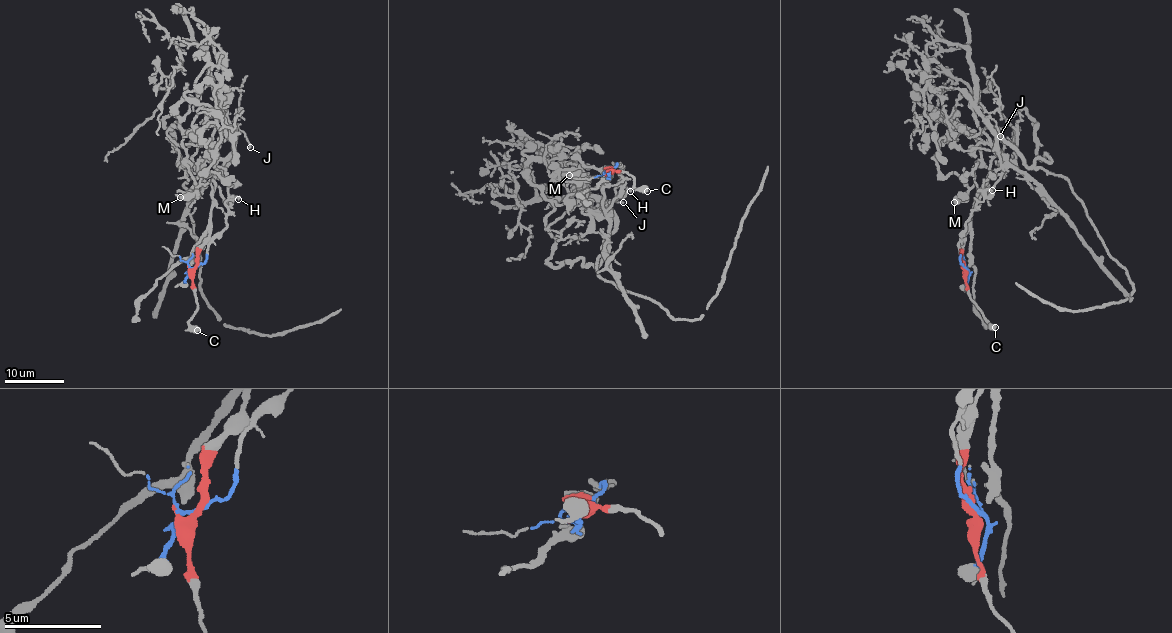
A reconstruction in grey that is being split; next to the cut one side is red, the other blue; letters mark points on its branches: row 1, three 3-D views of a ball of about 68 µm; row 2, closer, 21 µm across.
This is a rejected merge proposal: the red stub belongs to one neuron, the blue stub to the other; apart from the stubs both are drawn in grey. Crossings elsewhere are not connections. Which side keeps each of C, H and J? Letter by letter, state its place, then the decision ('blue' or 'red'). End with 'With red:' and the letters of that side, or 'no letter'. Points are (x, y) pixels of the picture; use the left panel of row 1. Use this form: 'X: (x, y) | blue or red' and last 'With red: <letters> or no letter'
C: (197, 330) | red
H: (238, 199) | red
J: (250, 147) | blue
With red: C, H

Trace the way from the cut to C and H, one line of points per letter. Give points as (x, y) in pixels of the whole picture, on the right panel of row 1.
C: (965, 269), (969, 297), (996, 327)
H: (965, 269), (962, 252), (974, 202), (979, 188), (999, 175), (987, 195), (987, 190), (991, 191)

